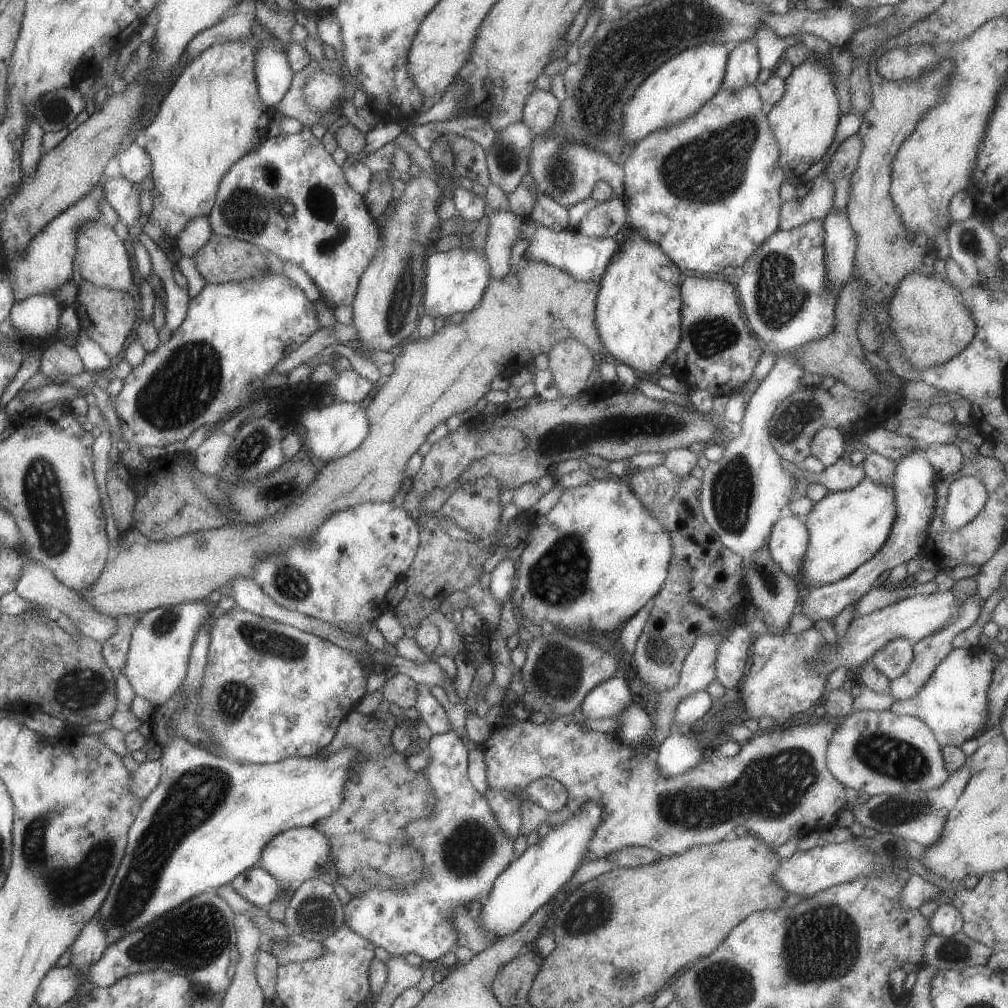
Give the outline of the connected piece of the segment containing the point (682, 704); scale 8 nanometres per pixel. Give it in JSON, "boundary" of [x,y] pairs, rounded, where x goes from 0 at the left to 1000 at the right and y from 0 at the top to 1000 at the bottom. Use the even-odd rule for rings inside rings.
{"boundary":[[[701,683],[685,688],[672,698],[669,718],[673,723],[681,723],[692,713],[700,712],[707,705],[707,695]]]}

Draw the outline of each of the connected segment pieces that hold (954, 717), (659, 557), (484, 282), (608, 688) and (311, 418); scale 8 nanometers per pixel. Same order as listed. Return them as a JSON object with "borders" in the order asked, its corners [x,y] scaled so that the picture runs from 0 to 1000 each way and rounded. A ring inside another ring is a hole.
{"borders":[[[[945,644],[927,664],[921,677],[903,694],[887,695],[884,703],[892,709],[915,713],[934,739],[952,741],[958,734],[972,732],[981,716],[980,686],[985,667],[992,659],[988,648],[972,644]]],[[[615,473],[588,475],[574,483],[563,483],[553,500],[540,511],[526,513],[522,544],[513,558],[513,581],[507,591],[509,602],[518,609],[519,620],[547,617],[556,626],[615,626],[657,583],[667,554],[667,539],[658,519],[637,500]]],[[[460,244],[447,249],[431,250],[423,258],[419,312],[430,316],[435,313],[440,313],[443,317],[450,316],[473,307],[479,300],[480,289],[488,277],[484,259],[481,252],[471,250],[470,246],[459,250],[458,245]]],[[[607,672],[595,678],[576,698],[579,710],[586,713],[607,712],[627,697],[627,688],[623,677],[614,672]]],[[[335,398],[324,404],[304,404],[299,407],[296,419],[303,425],[301,450],[313,462],[319,463],[334,454],[339,454],[353,446],[366,430],[366,417],[361,406],[362,401]]]]}

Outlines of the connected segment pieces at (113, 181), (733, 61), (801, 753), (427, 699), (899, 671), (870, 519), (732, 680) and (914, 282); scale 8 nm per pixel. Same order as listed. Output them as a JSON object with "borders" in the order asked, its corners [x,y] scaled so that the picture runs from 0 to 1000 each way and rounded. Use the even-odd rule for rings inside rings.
{"borders":[[[[103,176],[99,183],[103,196],[118,212],[118,218],[127,226],[134,224],[135,217],[140,213],[138,193],[133,188],[133,182],[125,176]]],[[[749,40],[736,41],[724,47],[716,88],[728,92],[756,78],[755,63]]],[[[565,707],[553,713],[543,713],[537,719],[526,714],[514,716],[503,713],[488,723],[486,732],[475,741],[481,752],[485,782],[518,789],[526,776],[535,776],[534,772],[539,770],[551,772],[551,776],[562,781],[563,797],[552,806],[544,805],[524,793],[516,795],[516,825],[520,829],[524,830],[530,824],[538,825],[540,822],[555,820],[583,795],[597,799],[597,813],[585,832],[577,857],[605,850],[619,840],[652,843],[660,850],[674,848],[686,840],[718,833],[718,829],[734,817],[741,821],[743,827],[756,831],[763,840],[772,840],[797,826],[826,820],[838,805],[846,806],[863,792],[849,783],[837,780],[820,761],[820,742],[835,714],[820,713],[813,718],[798,718],[778,724],[763,723],[761,727],[740,735],[727,751],[713,750],[711,753],[698,754],[687,764],[660,771],[656,769],[649,751],[634,751],[610,725],[587,725],[581,719],[573,719],[568,711]]],[[[415,680],[416,691],[412,701],[417,706],[417,712],[425,718],[430,729],[436,729],[454,723],[455,720],[450,719],[449,711],[444,705],[437,699],[437,695],[427,688],[426,680]]],[[[887,634],[875,645],[869,646],[863,653],[863,658],[867,664],[886,677],[893,675],[901,665],[905,652],[906,638],[901,634]]],[[[859,472],[846,485],[822,489],[796,514],[803,526],[803,542],[793,565],[792,579],[814,582],[845,569],[874,545],[889,511],[887,483],[872,481]]],[[[732,620],[728,627],[715,636],[711,645],[709,668],[720,683],[726,684],[738,671],[738,663],[744,651],[746,626],[740,620]]],[[[906,270],[894,279],[889,292],[881,302],[884,328],[893,342],[896,354],[908,365],[918,366],[937,361],[956,347],[968,331],[968,320],[961,306],[955,303],[952,288],[944,286],[942,278],[935,278],[930,272],[918,273]]]]}

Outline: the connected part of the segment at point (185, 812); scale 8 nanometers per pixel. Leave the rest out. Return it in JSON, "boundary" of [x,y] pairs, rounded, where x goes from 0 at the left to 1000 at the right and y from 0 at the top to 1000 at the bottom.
{"boundary":[[[173,728],[172,732],[160,744],[158,755],[161,758],[161,770],[159,776],[140,796],[140,803],[137,805],[126,829],[126,840],[123,851],[117,860],[107,887],[99,903],[96,905],[96,911],[106,927],[108,937],[118,934],[123,928],[143,921],[147,916],[157,913],[162,907],[169,904],[172,905],[182,895],[204,885],[206,882],[216,883],[220,879],[228,877],[230,872],[234,871],[236,867],[250,861],[256,853],[259,853],[261,841],[274,828],[294,820],[310,819],[318,812],[327,810],[339,798],[342,776],[348,773],[350,768],[346,760],[349,755],[354,755],[355,753],[358,753],[358,747],[355,747],[351,741],[344,741],[336,744],[334,747],[320,750],[320,752],[288,751],[280,753],[275,757],[237,757],[236,755],[228,755],[216,751],[208,745],[187,736],[181,729]]]}

